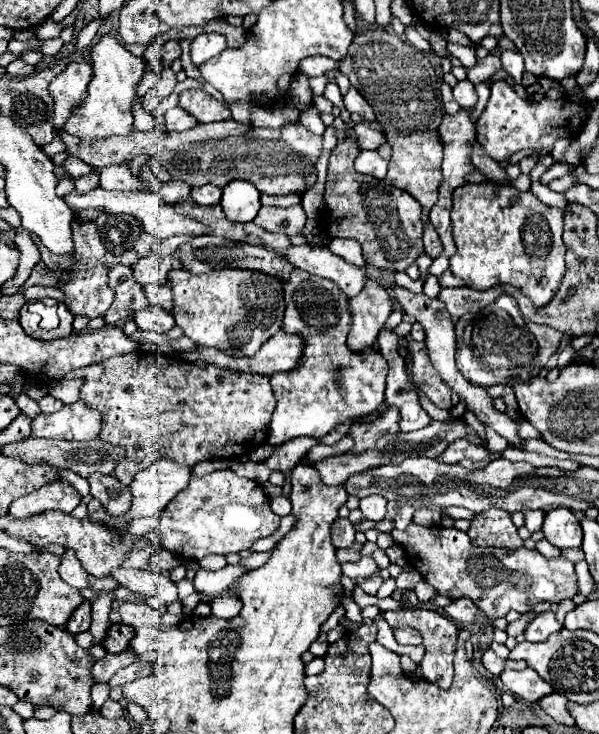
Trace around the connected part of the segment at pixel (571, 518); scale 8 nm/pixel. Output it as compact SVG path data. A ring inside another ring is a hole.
M558 507L546 513L542 531L544 531L544 537L560 551L582 545L582 527L576 515L564 507Z

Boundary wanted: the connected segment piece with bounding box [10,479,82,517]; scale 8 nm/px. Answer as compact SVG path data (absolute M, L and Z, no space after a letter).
M52 481L36 491L32 491L26 497L16 499L10 505L10 515L12 517L28 517L34 513L42 513L48 509L60 509L64 513L72 513L76 505L80 505L82 495L66 481Z

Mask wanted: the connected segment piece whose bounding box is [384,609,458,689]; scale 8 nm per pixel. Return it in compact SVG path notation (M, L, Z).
M398 609L398 611L386 611L384 619L388 621L388 625L400 627L400 625L408 625L408 627L416 627L420 631L420 635L424 637L426 643L426 653L419 665L423 676L428 681L438 683L442 689L448 689L452 683L452 675L454 675L454 667L452 667L452 659L454 659L454 649L456 649L456 625L446 619L444 615L436 613L436 611L428 611L428 609Z

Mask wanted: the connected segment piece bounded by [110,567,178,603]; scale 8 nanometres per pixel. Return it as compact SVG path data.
M116 567L110 573L122 587L136 591L140 595L154 595L164 603L176 601L176 585L170 581L170 577L150 571L150 569L126 569L126 567Z

